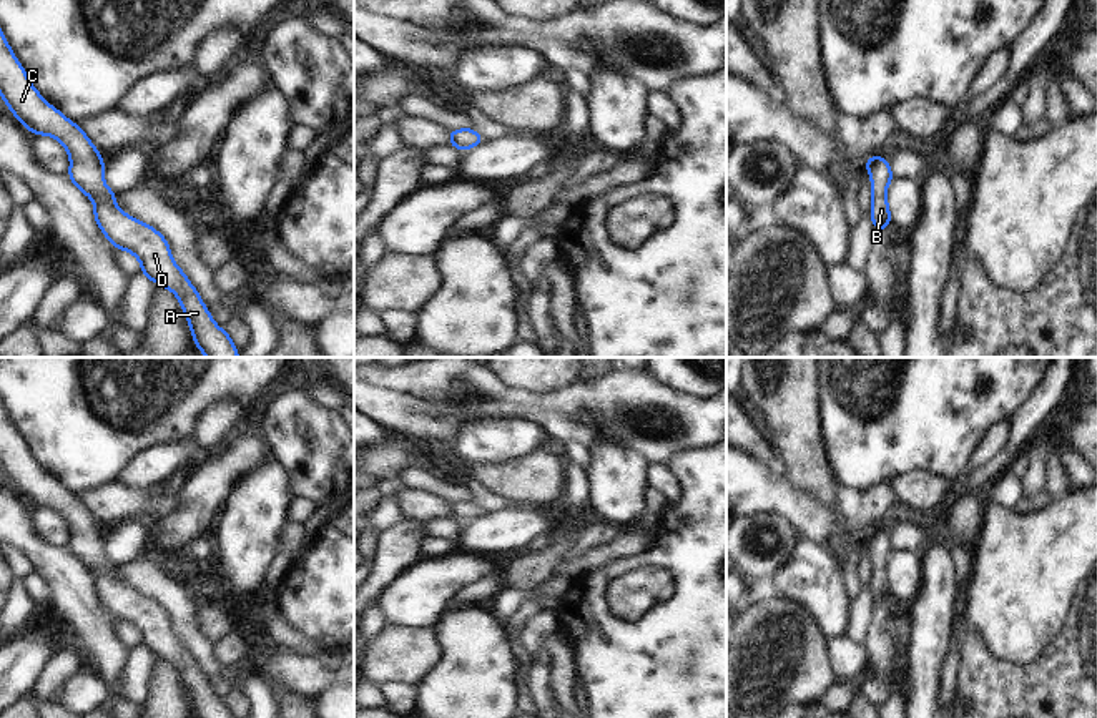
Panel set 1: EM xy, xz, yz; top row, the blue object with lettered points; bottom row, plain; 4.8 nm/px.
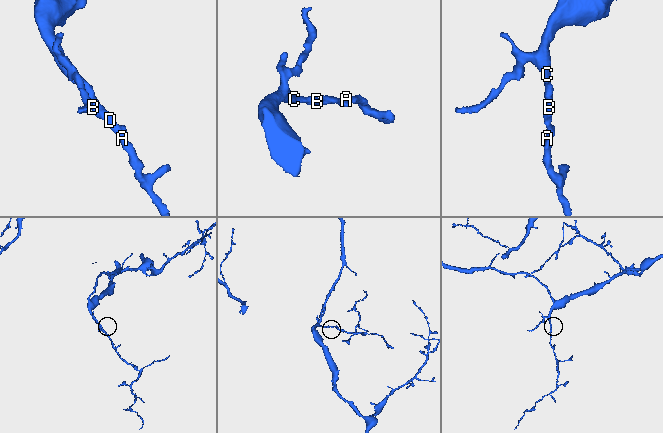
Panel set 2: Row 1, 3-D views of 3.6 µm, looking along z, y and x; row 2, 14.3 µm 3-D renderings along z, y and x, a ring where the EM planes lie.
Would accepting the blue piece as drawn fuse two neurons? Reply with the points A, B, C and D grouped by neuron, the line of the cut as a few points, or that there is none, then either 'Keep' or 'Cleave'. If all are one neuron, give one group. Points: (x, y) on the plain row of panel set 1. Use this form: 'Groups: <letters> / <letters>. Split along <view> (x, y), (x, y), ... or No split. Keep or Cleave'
Groups: A B C D. No split. Keep

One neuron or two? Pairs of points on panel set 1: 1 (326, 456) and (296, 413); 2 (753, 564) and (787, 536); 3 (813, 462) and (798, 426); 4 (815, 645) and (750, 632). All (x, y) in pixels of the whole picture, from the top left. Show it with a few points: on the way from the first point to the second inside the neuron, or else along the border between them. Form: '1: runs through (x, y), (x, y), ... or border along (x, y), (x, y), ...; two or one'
1: runs through (316, 446), (296, 422); one
2: runs through (763, 557), (772, 555), (777, 545); one
3: runs through (805, 454), (800, 449), (798, 434); one
4: runs through (798, 645), (767, 645); one

